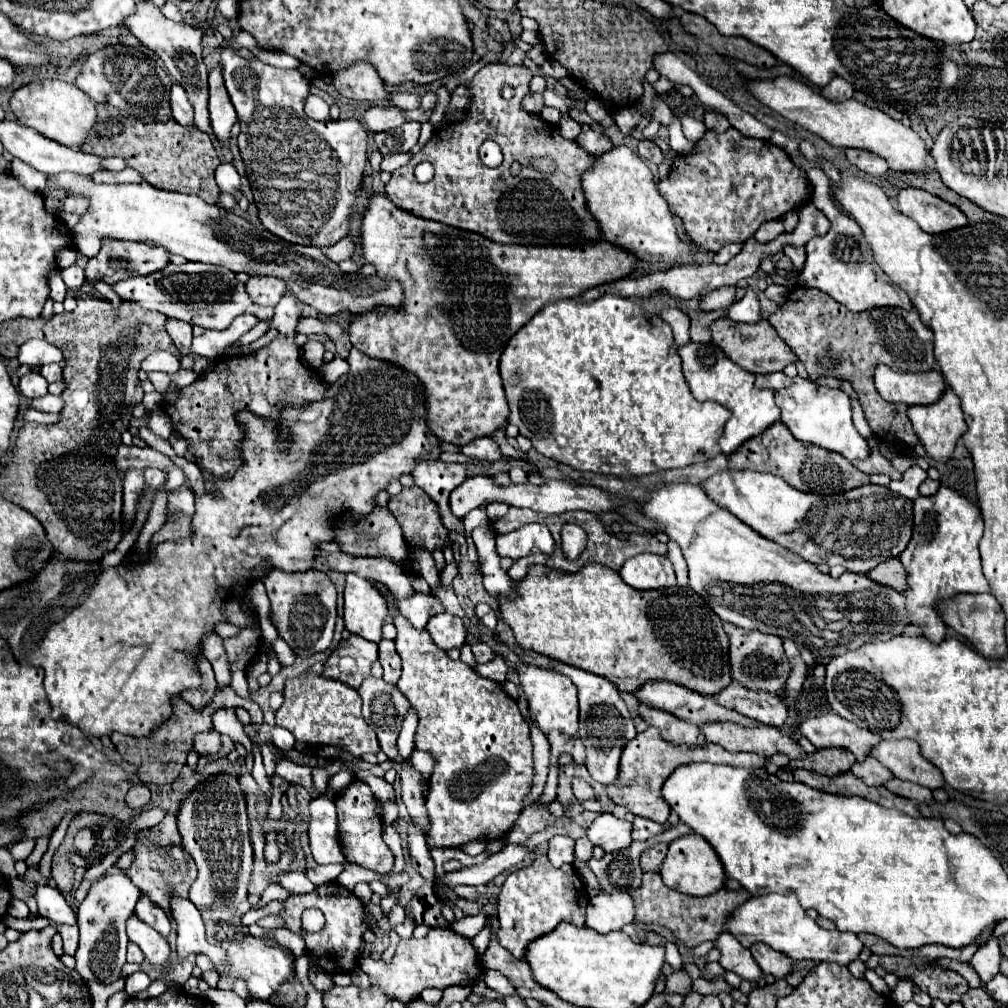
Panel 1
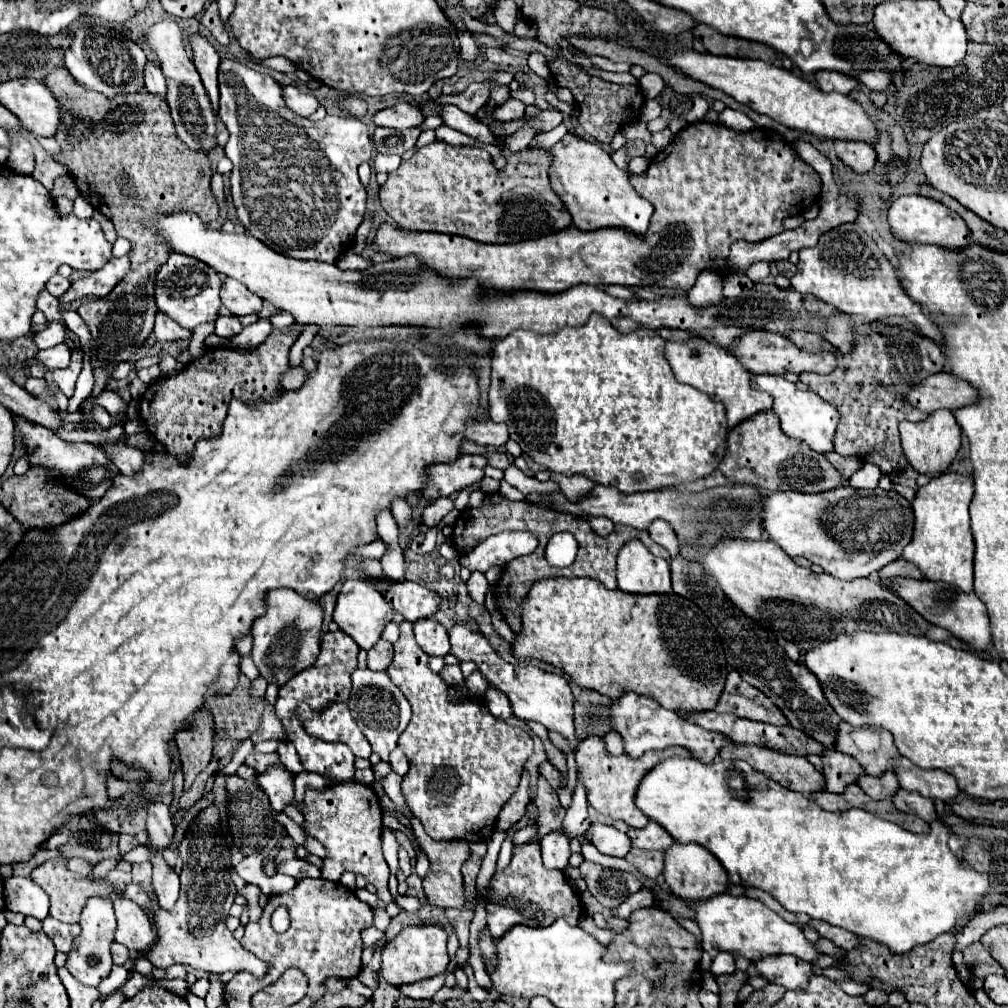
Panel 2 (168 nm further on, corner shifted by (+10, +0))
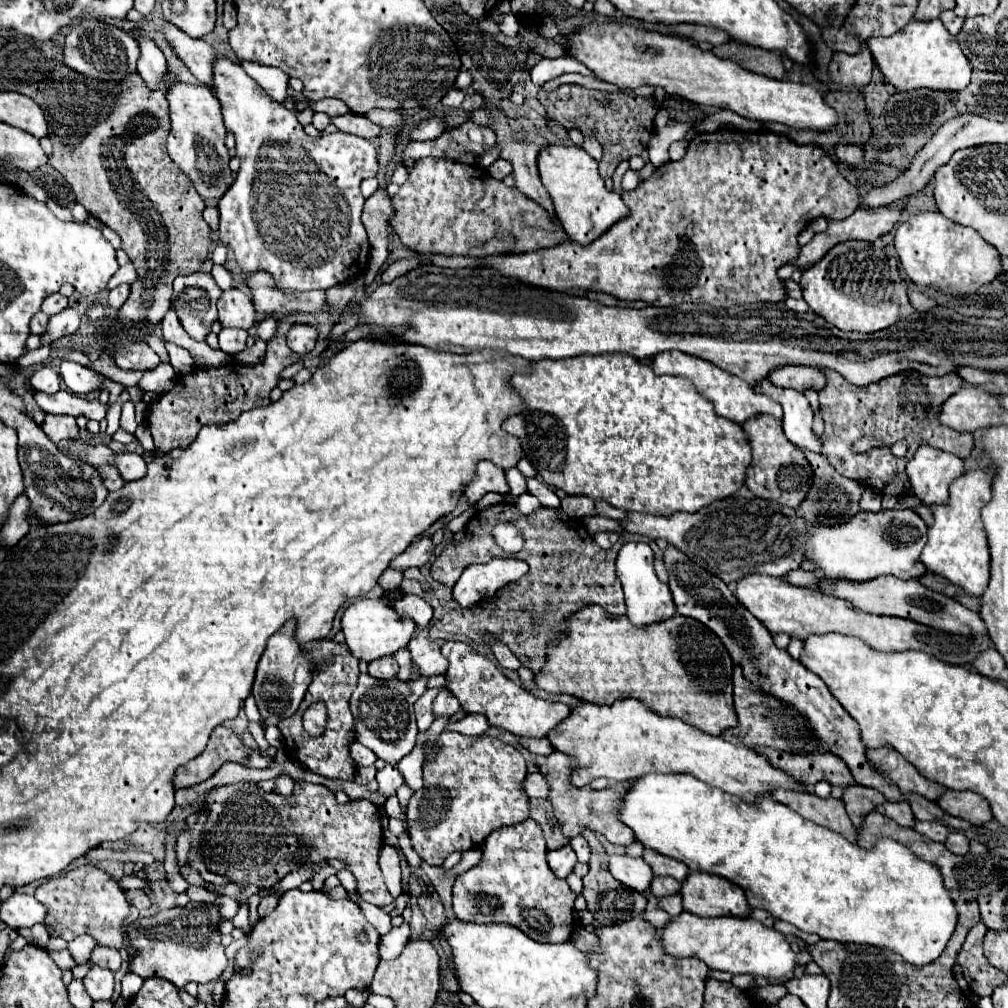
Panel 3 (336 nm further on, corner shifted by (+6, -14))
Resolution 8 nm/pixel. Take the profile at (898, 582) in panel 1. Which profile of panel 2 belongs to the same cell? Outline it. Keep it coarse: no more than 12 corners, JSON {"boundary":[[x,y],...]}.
{"boundary":[[903,558],[879,570],[881,580],[907,576],[915,580],[923,578],[915,564]]}

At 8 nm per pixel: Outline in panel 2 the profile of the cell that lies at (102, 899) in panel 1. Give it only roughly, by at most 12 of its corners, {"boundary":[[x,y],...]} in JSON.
{"boundary":[[89,898],[67,970],[87,986],[109,976],[115,914]]}

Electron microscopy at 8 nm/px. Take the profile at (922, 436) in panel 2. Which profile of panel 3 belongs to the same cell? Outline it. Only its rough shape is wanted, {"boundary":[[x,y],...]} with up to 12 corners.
{"boundary":[[921,444],[907,462],[913,494],[943,504],[963,474],[957,454]]}

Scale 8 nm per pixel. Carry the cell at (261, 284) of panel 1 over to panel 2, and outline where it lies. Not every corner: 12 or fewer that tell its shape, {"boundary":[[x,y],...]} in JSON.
{"boundary":[[225,278],[221,302],[235,316],[259,314],[263,300]]}

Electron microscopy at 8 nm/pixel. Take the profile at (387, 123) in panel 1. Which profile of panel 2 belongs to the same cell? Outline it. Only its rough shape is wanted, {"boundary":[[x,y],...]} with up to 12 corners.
{"boundary":[[395,104],[375,114],[385,128],[415,128],[425,120],[419,106]]}

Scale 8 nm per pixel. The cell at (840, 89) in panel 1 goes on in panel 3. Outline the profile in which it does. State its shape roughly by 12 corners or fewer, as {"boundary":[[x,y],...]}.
{"boundary":[[835,52],[829,78],[839,88],[869,84],[873,56]]}

